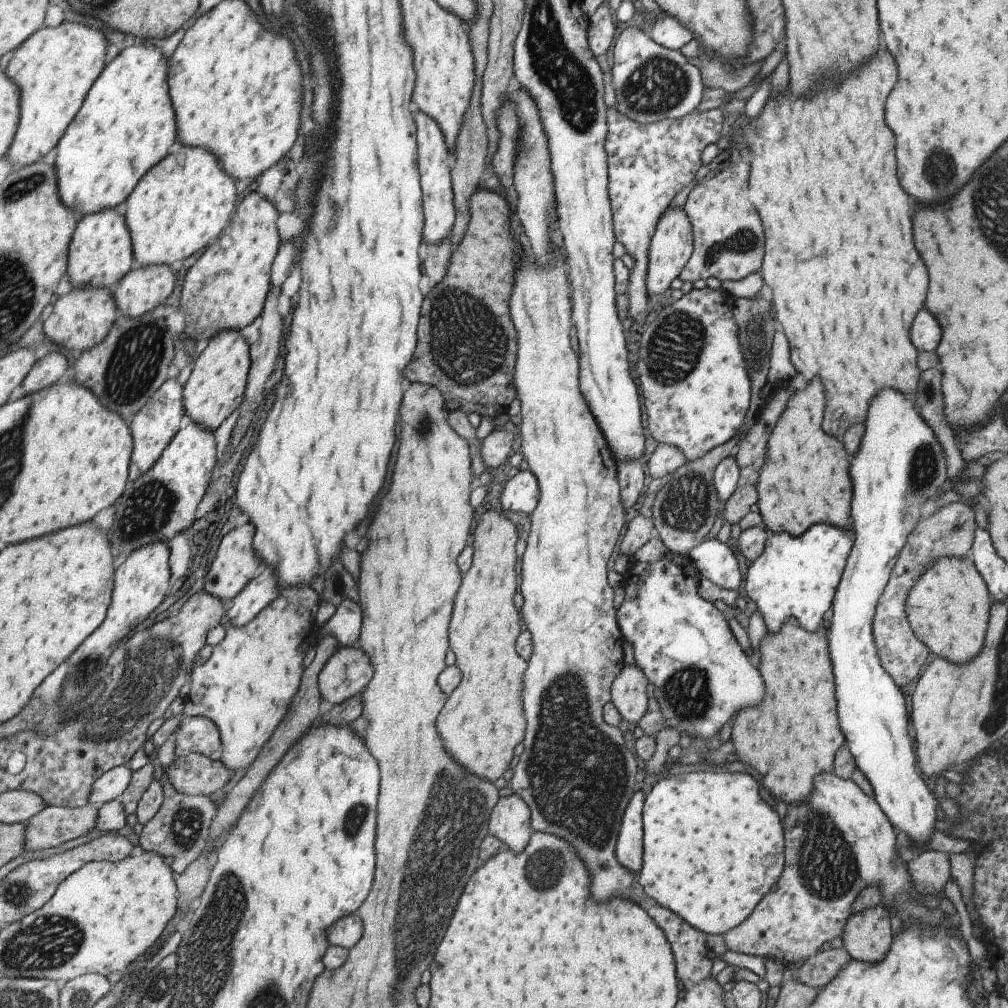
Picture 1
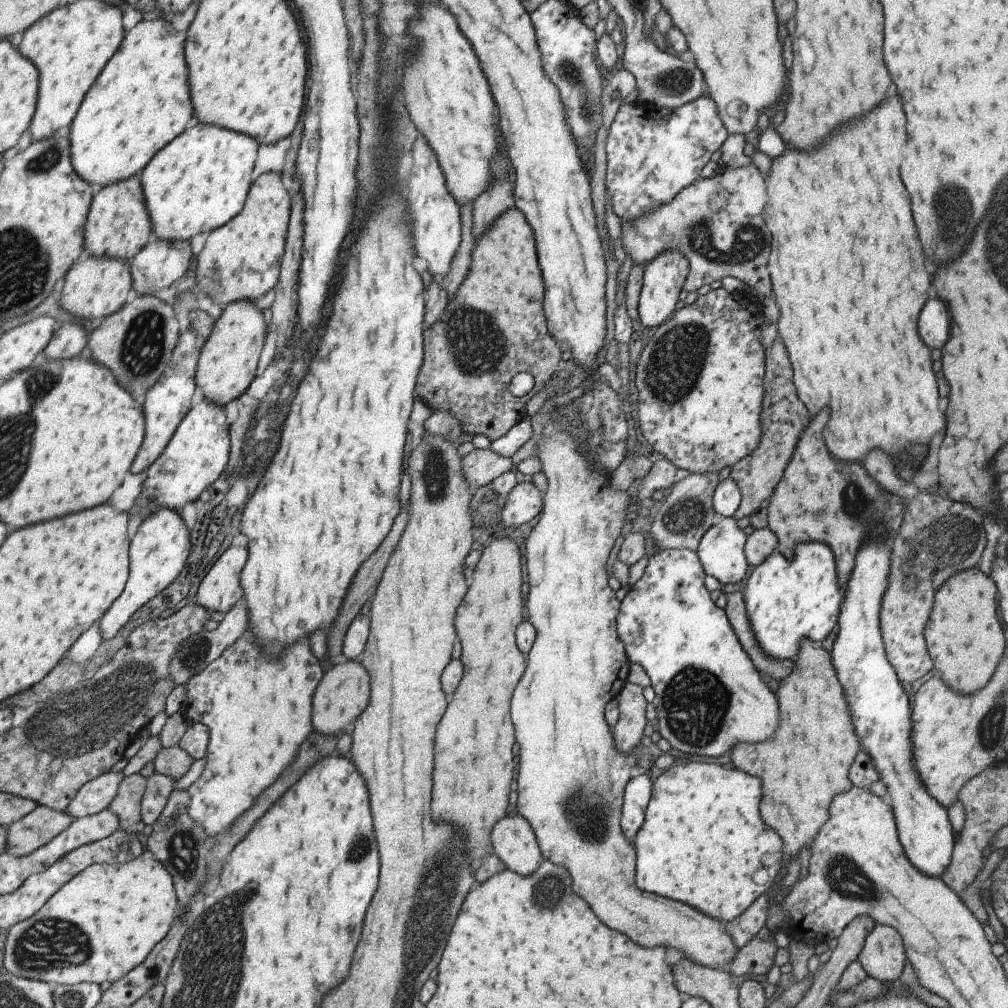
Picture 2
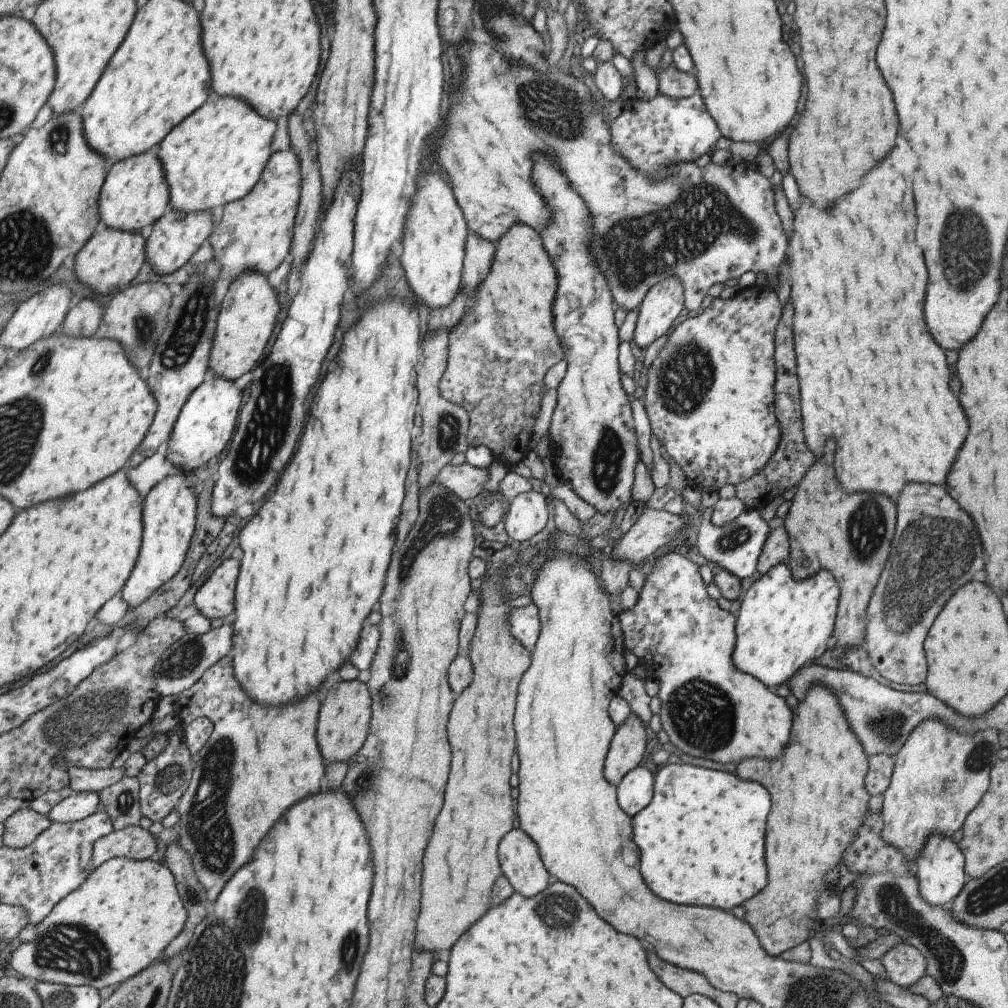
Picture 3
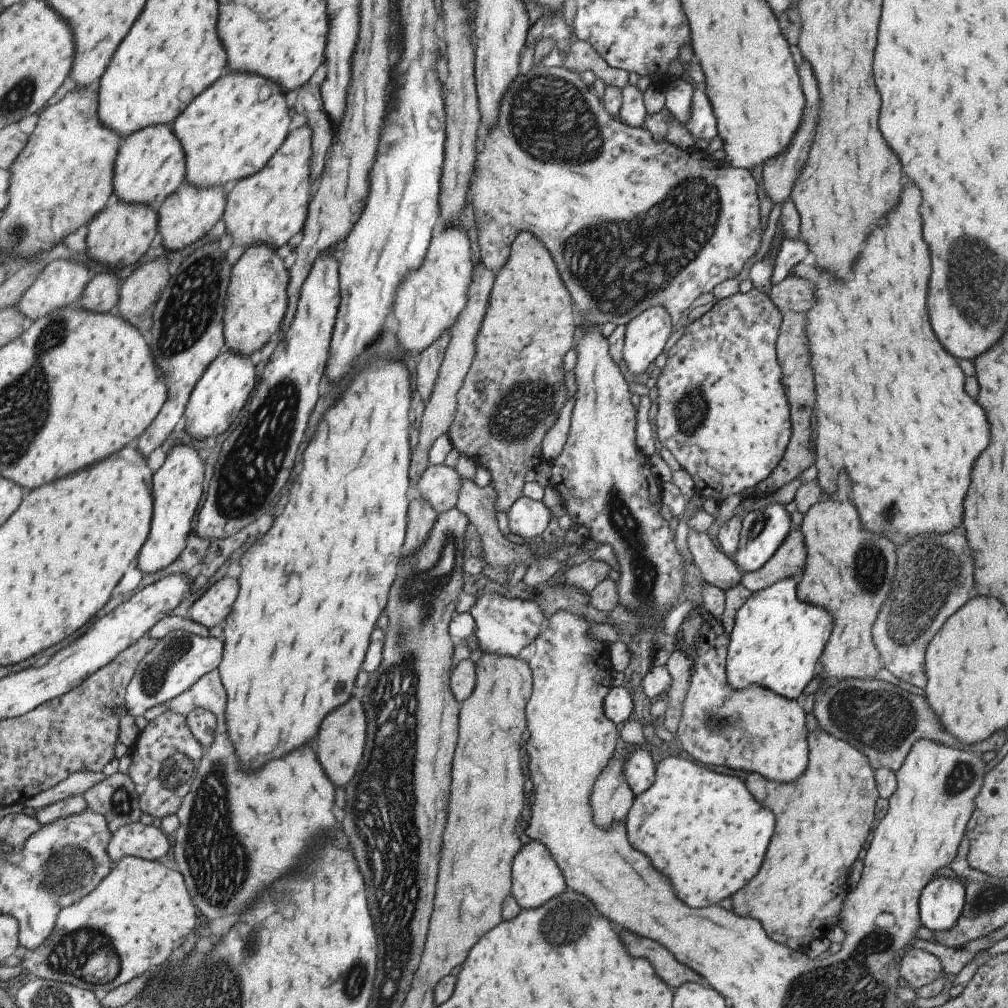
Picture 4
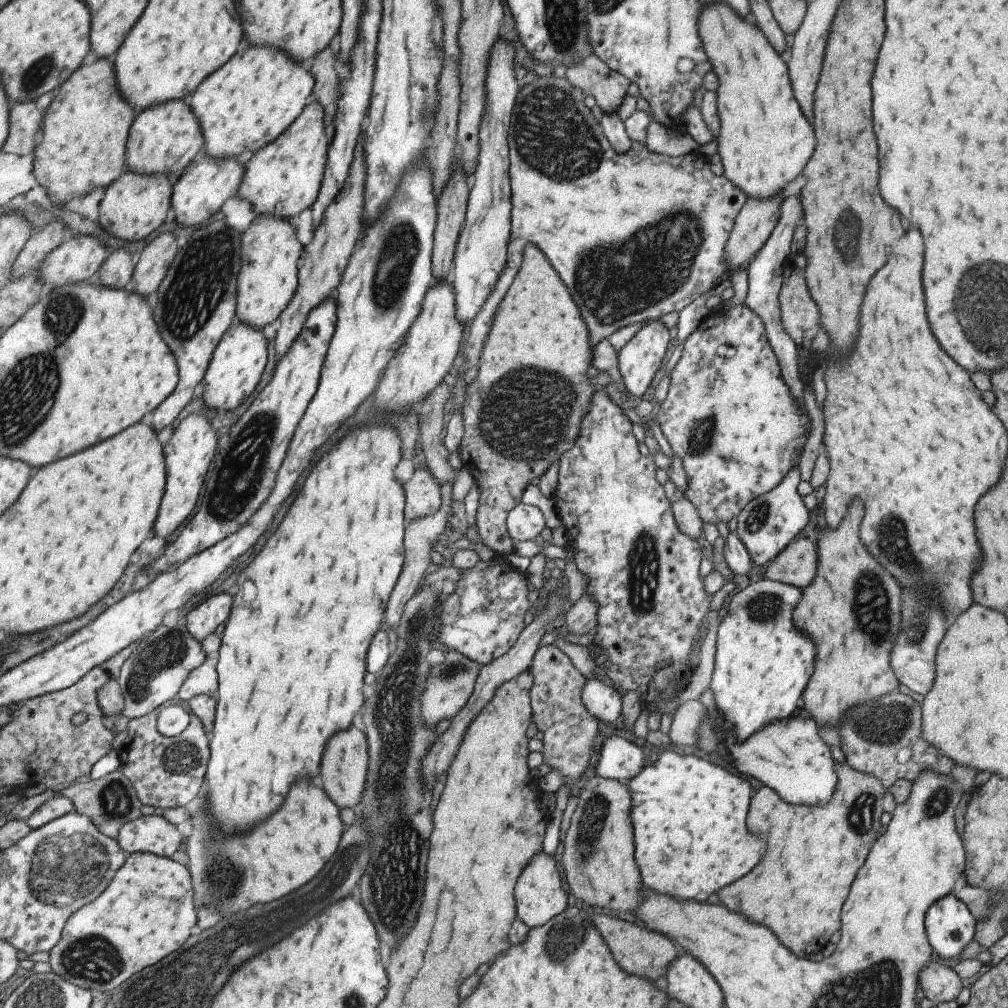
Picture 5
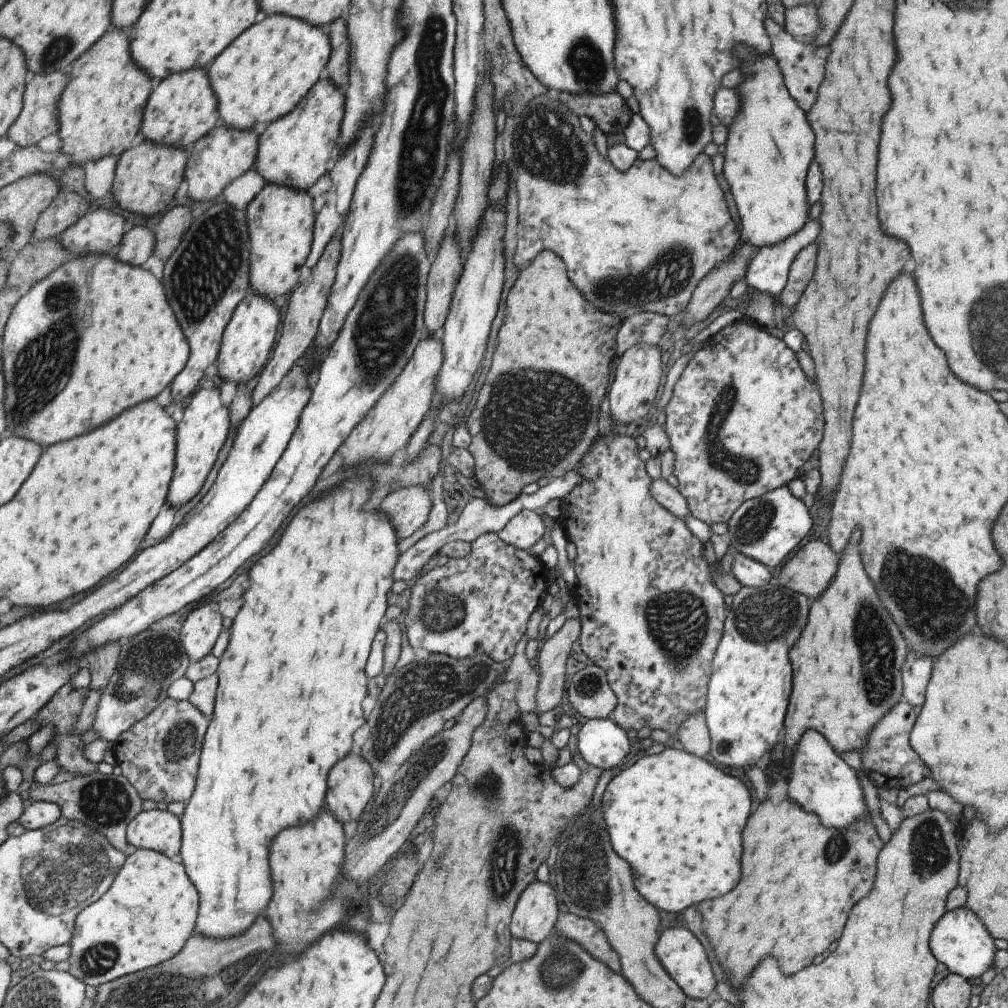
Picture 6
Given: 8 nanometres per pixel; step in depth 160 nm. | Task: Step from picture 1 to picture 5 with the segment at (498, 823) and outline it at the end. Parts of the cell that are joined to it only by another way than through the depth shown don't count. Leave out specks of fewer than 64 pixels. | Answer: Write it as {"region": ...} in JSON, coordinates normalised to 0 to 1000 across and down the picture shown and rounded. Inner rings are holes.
{"region":[[[535,844],[523,855],[523,859],[519,861],[519,865],[513,871],[513,877],[511,877],[513,909],[511,910],[522,917],[524,921],[538,918],[542,913],[554,908],[565,896],[564,889],[557,881],[557,869],[555,869],[553,858],[555,855],[549,848],[545,849],[539,844]]]}

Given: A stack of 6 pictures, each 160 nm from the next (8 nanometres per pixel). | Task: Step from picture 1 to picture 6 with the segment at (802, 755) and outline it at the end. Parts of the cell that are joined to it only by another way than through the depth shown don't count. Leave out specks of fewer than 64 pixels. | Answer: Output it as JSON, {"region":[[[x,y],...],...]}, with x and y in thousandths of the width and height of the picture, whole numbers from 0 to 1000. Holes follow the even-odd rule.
{"region":[[[759,793],[743,808],[737,821],[737,869],[733,877],[707,893],[697,893],[691,903],[699,915],[699,929],[713,958],[725,968],[725,976],[733,978],[745,960],[759,948],[767,946],[777,964],[791,964],[805,956],[826,933],[832,931],[842,901],[856,891],[865,880],[869,849],[876,835],[864,813],[852,813],[843,820],[818,821],[810,808],[798,805],[791,797],[765,796]]]}

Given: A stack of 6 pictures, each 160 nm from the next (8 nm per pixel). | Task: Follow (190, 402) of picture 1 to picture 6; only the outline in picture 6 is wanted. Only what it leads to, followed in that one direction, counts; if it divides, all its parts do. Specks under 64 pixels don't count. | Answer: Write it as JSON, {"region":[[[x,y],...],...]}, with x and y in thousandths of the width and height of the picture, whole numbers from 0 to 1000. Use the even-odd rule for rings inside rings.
{"region":[[[267,184],[260,188],[256,196],[246,204],[246,227],[248,228],[248,284],[259,295],[269,299],[282,294],[294,286],[299,276],[299,266],[304,264],[310,249],[313,234],[313,211],[311,208],[309,194],[281,184]]]}

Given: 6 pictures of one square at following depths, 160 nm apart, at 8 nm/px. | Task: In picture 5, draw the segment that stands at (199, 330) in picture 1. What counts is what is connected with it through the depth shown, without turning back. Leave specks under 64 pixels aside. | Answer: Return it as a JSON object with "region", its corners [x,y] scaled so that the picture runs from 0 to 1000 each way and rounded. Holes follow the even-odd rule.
{"region":[[[313,99],[272,142],[253,152],[243,163],[236,194],[252,204],[255,214],[287,217],[311,206],[319,188],[327,142],[323,132],[323,111]]]}

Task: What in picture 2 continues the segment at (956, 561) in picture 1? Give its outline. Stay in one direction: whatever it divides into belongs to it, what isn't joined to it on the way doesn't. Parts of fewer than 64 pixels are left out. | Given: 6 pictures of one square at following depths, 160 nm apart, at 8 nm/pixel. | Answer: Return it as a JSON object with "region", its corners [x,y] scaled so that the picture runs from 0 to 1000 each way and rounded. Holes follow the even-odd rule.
{"region":[[[969,563],[944,569],[927,587],[915,630],[928,670],[934,671],[934,675],[941,683],[947,683],[947,687],[960,689],[974,684],[993,651],[995,629],[992,617],[989,617],[987,591],[986,577]]]}

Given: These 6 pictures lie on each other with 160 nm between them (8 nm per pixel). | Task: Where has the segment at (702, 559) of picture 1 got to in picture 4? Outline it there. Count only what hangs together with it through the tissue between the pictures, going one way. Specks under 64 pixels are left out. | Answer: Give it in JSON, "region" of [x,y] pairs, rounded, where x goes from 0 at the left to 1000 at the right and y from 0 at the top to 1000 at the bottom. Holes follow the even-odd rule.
{"region":[[[765,500],[734,516],[731,542],[723,554],[738,568],[749,567],[759,560],[783,528],[784,510],[777,503]]]}

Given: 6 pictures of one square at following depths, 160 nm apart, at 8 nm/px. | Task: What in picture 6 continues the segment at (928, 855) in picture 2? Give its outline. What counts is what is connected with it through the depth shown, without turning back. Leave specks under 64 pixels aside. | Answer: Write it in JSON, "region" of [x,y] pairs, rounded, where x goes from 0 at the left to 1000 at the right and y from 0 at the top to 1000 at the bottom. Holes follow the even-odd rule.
{"region":[[[957,900],[938,904],[928,914],[922,928],[921,939],[930,954],[934,954],[942,965],[953,967],[958,973],[960,970],[973,968],[979,960],[984,960],[983,954],[988,943],[976,917]]]}

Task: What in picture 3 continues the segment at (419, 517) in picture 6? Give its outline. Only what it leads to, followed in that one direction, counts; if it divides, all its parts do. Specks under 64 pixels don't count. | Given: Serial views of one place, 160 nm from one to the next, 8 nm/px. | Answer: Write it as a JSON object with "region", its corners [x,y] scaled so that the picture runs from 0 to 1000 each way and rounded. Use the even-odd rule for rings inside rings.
{"region":[[[462,457],[455,461],[443,459],[436,467],[434,478],[445,485],[453,494],[463,496],[472,493],[483,476],[483,464],[465,461]]]}

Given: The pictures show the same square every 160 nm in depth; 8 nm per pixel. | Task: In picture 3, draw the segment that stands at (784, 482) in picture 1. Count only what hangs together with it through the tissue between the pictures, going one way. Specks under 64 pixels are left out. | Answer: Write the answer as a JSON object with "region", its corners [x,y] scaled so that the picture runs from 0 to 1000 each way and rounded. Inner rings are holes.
{"region":[[[822,434],[819,435],[813,451],[808,453],[807,460],[797,469],[795,476],[790,480],[789,490],[784,495],[783,504],[777,515],[776,523],[781,531],[782,554],[778,559],[784,563],[784,568],[789,575],[796,576],[799,572],[808,570],[814,564],[821,565],[831,581],[831,598],[827,624],[825,625],[825,638],[830,642],[844,644],[854,642],[857,635],[858,605],[863,589],[866,587],[876,565],[878,554],[881,553],[883,538],[886,534],[889,519],[888,500],[884,494],[874,490],[858,490],[846,488],[840,490],[832,482],[826,466],[828,440]]]}

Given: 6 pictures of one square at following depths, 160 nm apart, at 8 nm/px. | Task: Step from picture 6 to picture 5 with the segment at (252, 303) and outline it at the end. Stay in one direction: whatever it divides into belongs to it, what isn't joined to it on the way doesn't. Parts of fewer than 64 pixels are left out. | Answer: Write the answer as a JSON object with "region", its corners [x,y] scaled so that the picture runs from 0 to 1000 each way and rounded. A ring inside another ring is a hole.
{"region":[[[237,315],[232,317],[228,328],[217,340],[212,349],[212,355],[205,366],[204,375],[200,384],[202,401],[207,405],[213,405],[215,409],[233,407],[241,401],[243,395],[247,395],[257,379],[259,373],[265,367],[265,355],[267,355],[267,341],[259,326],[251,325]]]}

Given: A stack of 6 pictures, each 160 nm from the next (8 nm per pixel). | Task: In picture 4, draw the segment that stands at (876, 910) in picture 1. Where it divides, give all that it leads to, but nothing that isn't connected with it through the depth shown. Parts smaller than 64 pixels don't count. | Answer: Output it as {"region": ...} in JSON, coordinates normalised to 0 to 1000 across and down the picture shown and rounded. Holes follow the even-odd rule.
{"region":[[[900,939],[890,955],[891,965],[905,982],[926,974],[935,968],[930,950],[917,941]]]}

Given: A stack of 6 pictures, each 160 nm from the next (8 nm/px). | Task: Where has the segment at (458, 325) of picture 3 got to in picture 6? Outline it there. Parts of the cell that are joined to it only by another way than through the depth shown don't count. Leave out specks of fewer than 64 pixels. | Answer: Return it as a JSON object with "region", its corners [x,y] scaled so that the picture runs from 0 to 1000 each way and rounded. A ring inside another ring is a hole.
{"region":[[[535,250],[529,258],[526,258],[522,266],[515,268],[515,272],[502,294],[501,312],[493,329],[493,342],[487,354],[485,366],[481,371],[471,401],[469,401],[469,406],[463,413],[461,421],[467,435],[462,445],[470,458],[469,476],[474,480],[474,484],[479,486],[482,492],[481,496],[487,502],[498,503],[500,500],[507,498],[521,480],[531,477],[537,480],[558,473],[573,462],[574,455],[580,450],[586,438],[590,437],[592,433],[592,417],[594,417],[592,410],[606,378],[603,362],[610,352],[610,334],[617,317],[613,313],[590,308],[562,275],[557,258],[549,250]]]}

